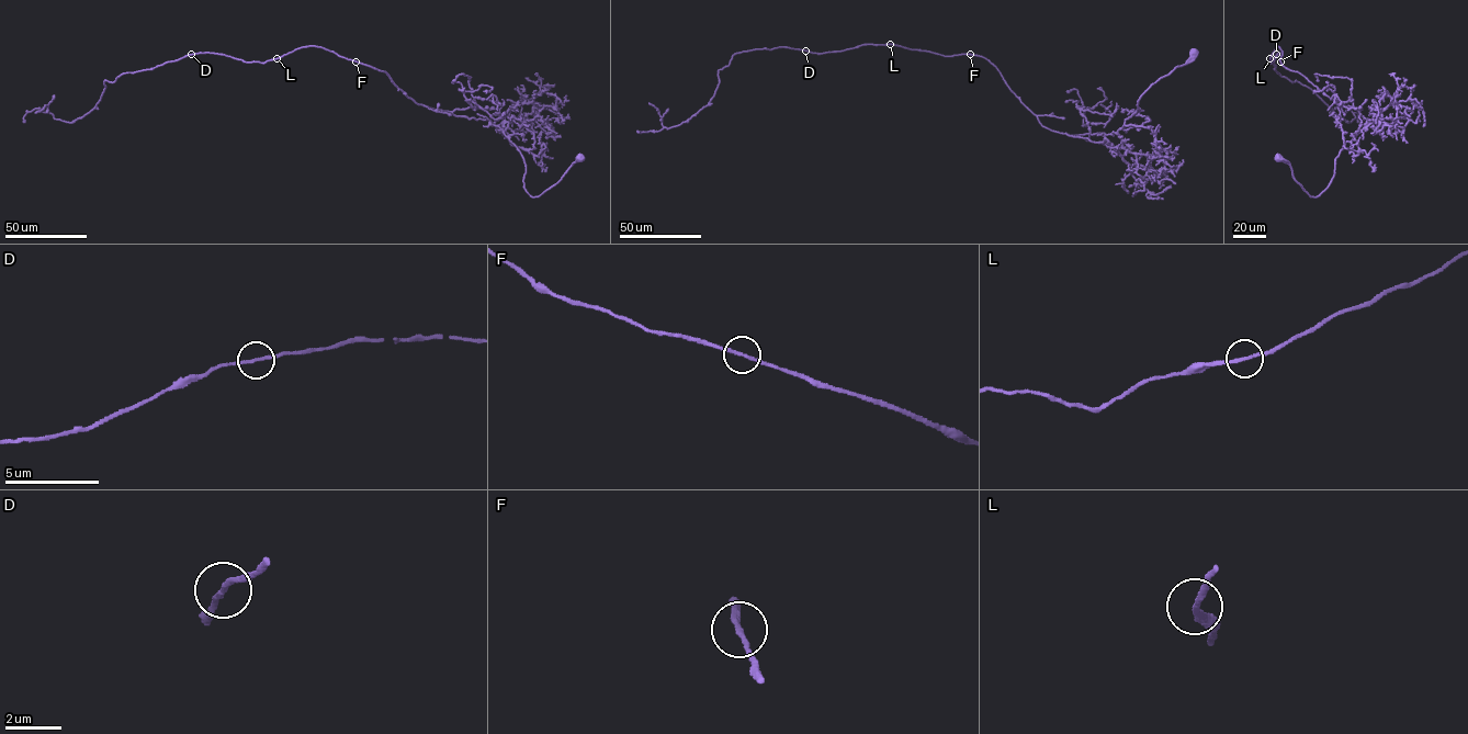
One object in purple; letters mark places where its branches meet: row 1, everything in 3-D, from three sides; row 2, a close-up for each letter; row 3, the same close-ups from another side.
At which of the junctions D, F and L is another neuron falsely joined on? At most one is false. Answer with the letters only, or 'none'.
none

